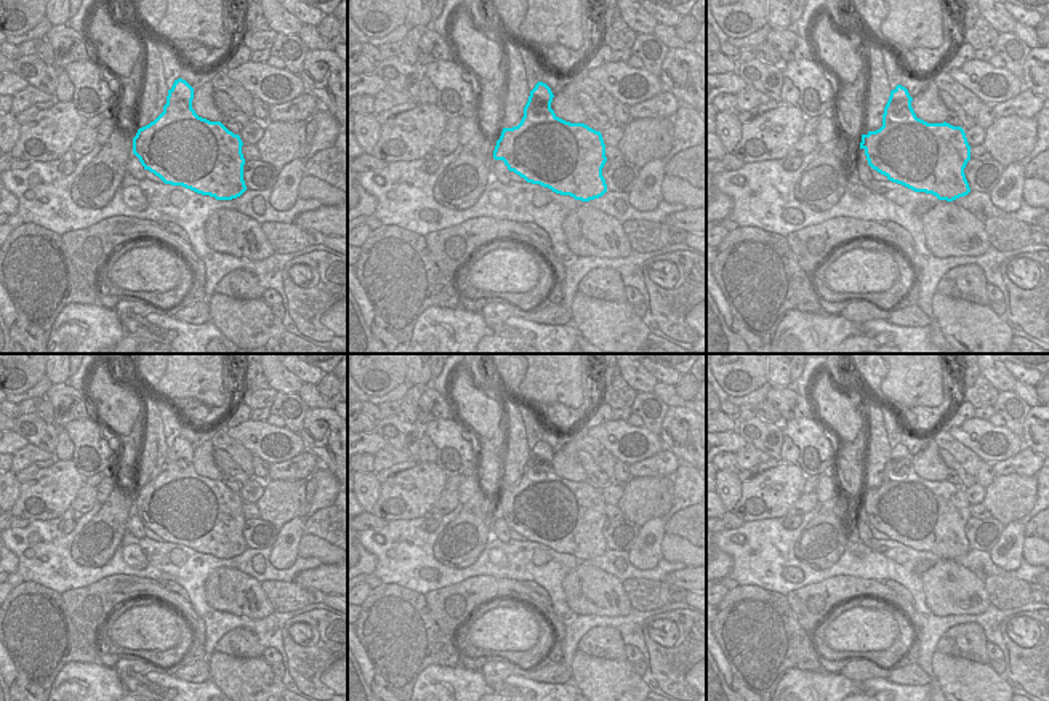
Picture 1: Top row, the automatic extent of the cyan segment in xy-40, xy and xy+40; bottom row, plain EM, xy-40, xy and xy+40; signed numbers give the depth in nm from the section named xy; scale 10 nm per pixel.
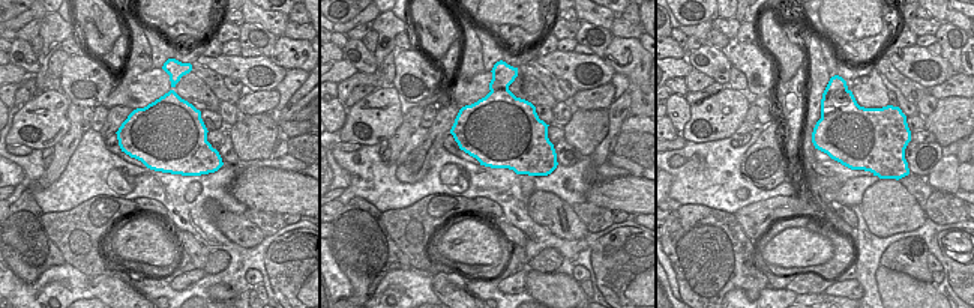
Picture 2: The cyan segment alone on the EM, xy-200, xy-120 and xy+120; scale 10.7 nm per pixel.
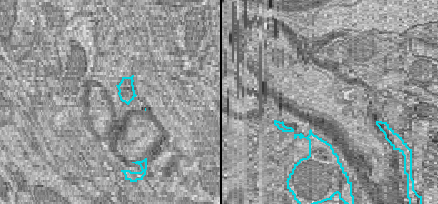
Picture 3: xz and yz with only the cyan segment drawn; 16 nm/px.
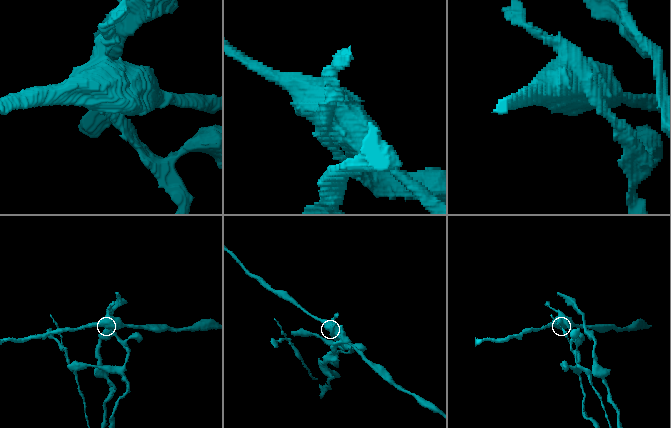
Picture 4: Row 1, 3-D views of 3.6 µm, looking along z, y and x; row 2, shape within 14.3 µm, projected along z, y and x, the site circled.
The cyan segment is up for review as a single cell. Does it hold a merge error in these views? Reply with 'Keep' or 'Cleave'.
Cleave.

